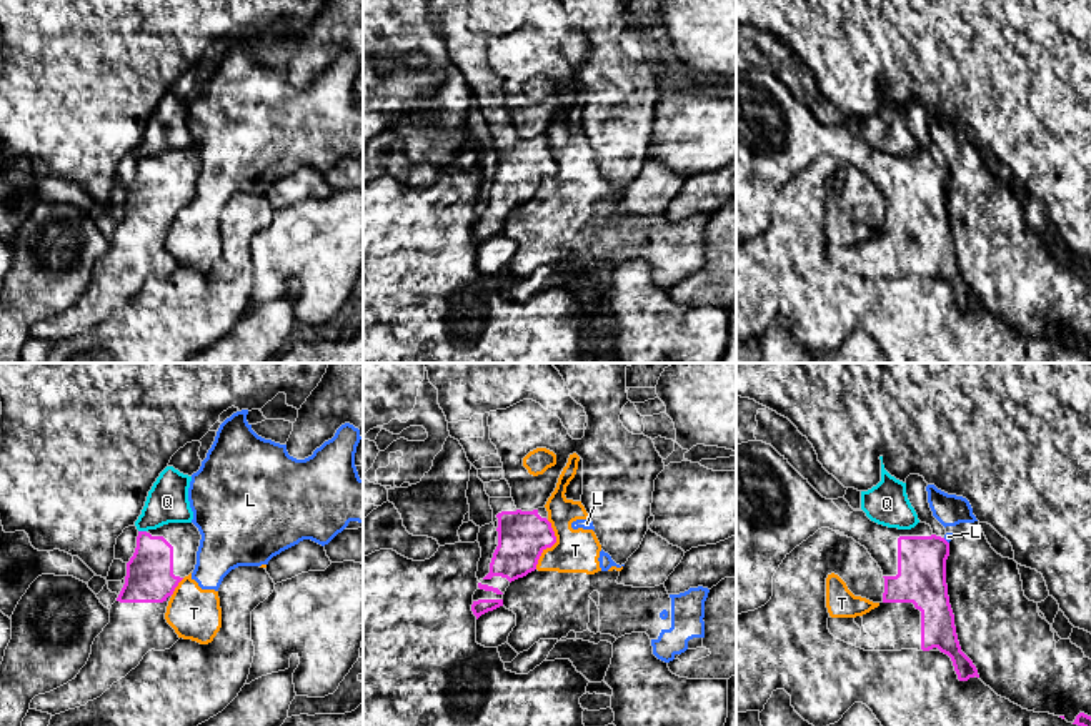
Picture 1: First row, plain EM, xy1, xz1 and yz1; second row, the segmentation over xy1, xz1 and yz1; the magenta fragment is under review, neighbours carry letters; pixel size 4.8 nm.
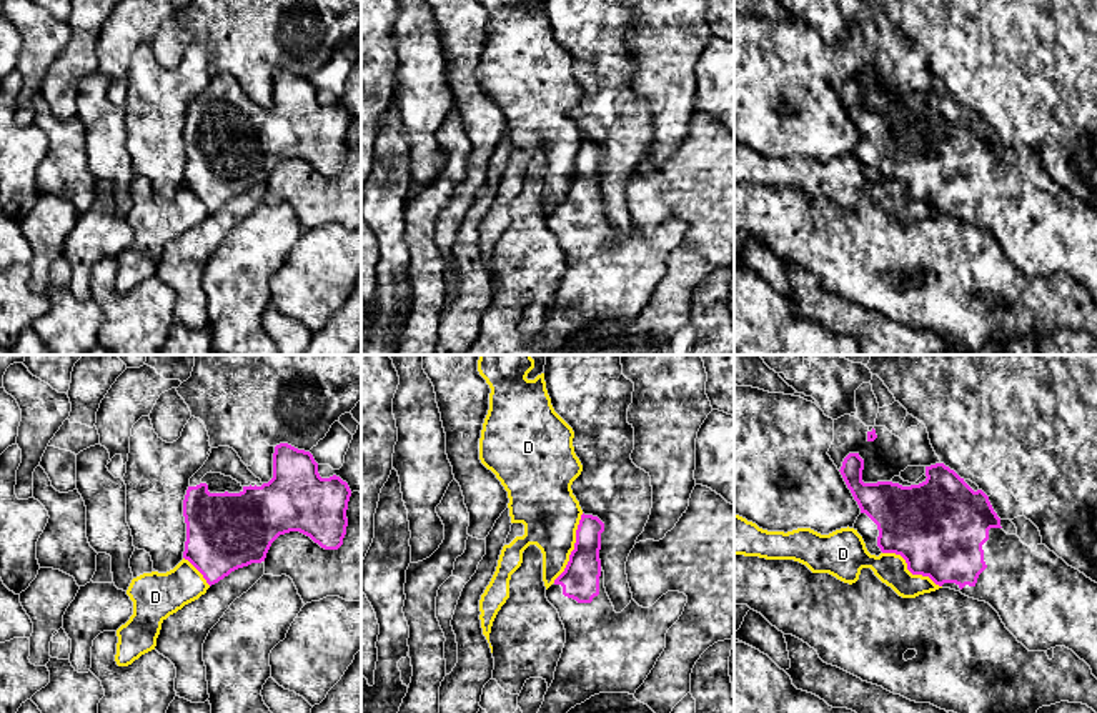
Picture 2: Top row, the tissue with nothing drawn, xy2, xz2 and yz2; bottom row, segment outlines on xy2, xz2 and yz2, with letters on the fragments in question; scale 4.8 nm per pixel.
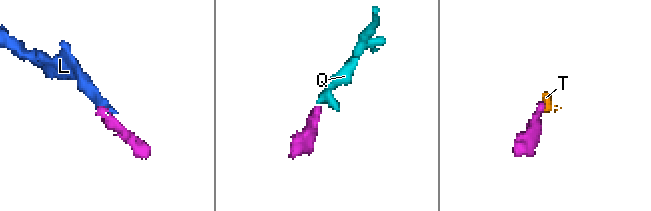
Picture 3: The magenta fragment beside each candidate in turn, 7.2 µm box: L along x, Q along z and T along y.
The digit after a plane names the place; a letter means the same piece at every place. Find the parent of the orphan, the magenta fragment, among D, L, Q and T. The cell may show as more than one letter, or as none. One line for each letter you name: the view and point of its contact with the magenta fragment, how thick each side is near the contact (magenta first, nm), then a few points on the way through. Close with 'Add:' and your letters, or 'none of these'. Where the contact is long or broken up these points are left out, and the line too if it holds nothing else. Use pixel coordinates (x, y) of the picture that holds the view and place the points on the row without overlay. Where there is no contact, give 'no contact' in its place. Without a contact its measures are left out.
Add: none of these

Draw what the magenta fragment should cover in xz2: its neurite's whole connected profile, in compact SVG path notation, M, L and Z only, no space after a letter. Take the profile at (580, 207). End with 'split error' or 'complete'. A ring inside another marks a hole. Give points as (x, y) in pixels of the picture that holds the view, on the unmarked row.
M581 142L574 177L564 198L546 217L548 228L558 237L566 257L566 270L558 288L554 307L544 322L529 355L551 355L571 335L599 320L629 320L644 310L666 275L666 260L679 247L687 223L668 218L653 233L643 235L634 227L616 240L604 215L599 177L604 150L593 142Z | split error

